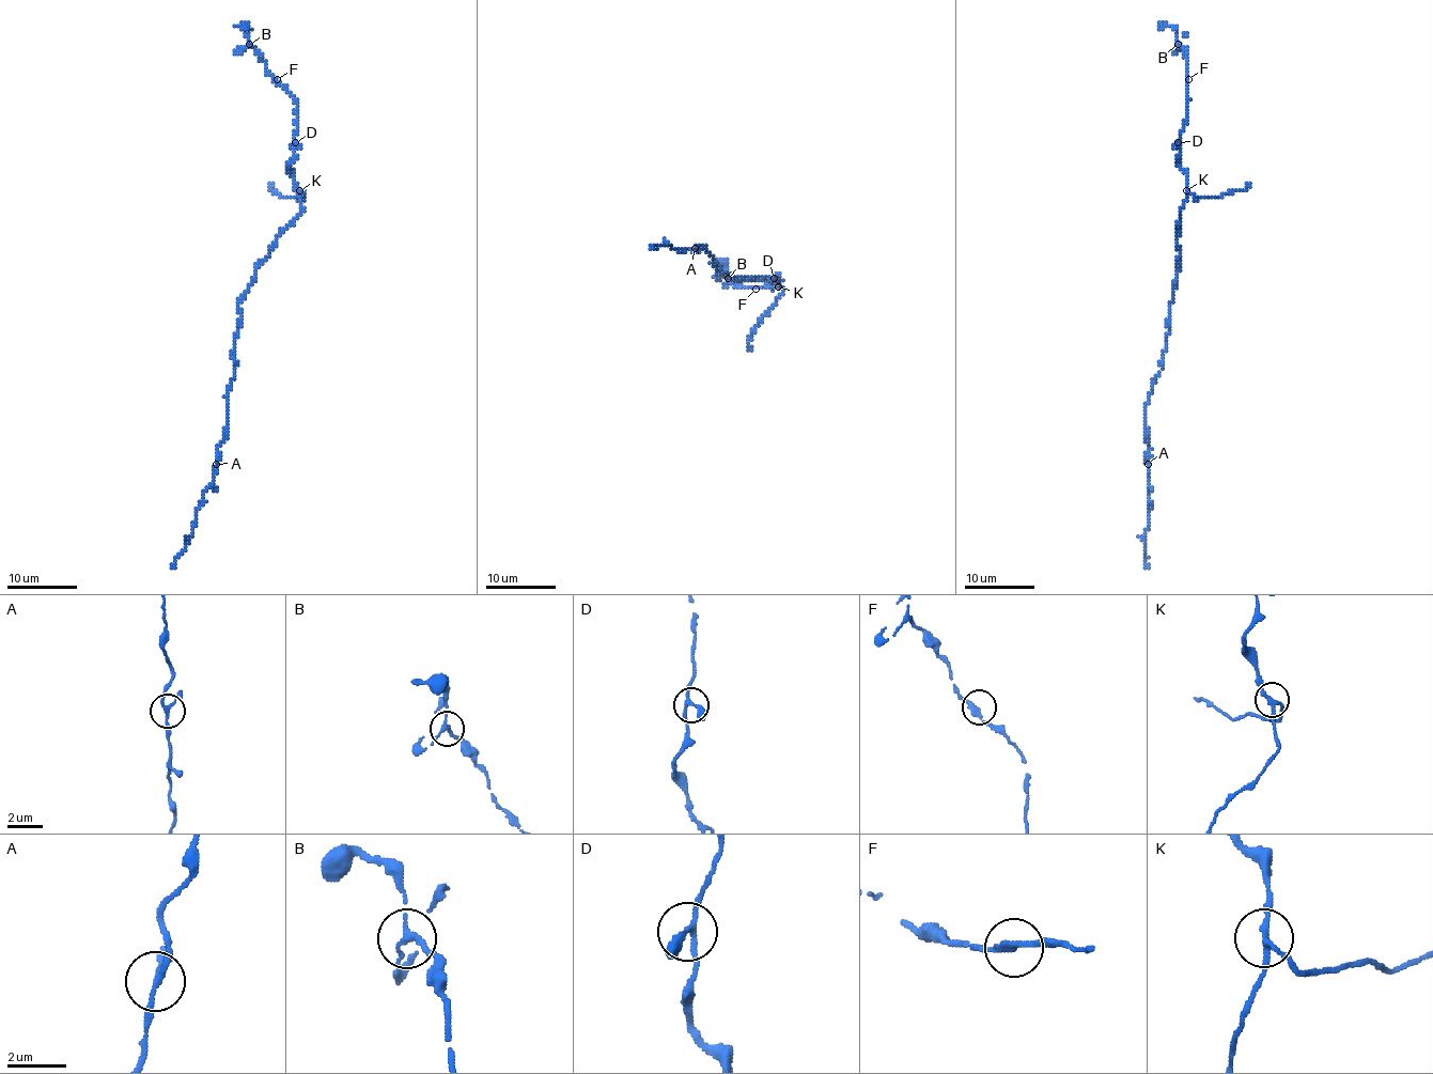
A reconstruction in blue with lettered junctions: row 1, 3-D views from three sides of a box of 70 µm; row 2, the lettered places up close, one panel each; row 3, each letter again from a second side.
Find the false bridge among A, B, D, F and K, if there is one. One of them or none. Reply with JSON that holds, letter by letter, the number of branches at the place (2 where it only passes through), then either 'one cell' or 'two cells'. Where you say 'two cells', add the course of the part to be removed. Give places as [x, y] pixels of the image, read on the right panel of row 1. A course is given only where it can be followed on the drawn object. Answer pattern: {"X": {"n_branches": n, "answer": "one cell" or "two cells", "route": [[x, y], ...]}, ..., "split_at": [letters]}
{"A": {"n_branches": 3, "answer": "one cell"}, "B": {"n_branches": 3, "answer": "one cell"}, "D": {"n_branches": 3, "answer": "one cell"}, "F": {"n_branches": 2, "answer": "one cell"}, "K": {"n_branches": 3, "answer": "two cells", "route": [[1186, 191], [1197, 198], [1217, 198], [1246, 189], [1247, 184]]}, "split_at": ["K"]}

